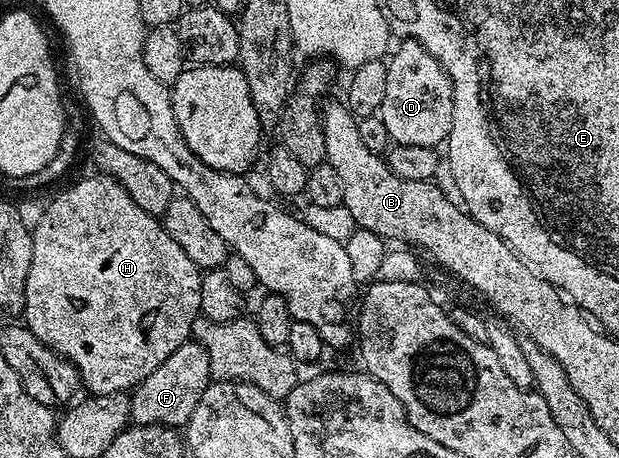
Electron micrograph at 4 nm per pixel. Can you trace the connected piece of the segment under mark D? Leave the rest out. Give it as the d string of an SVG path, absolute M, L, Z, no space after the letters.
M405 40L387 58L387 89L379 116L396 145L440 147L448 139L453 119L453 81L445 69L417 42Z

